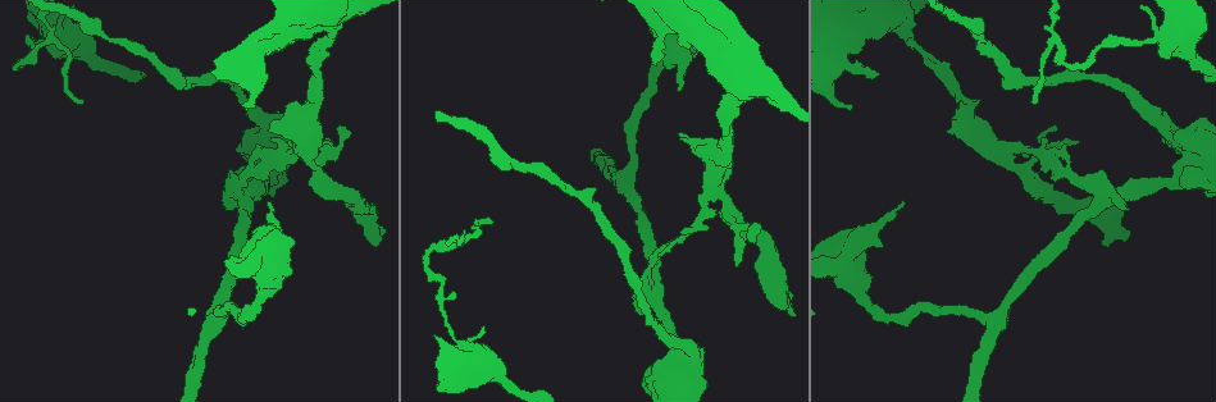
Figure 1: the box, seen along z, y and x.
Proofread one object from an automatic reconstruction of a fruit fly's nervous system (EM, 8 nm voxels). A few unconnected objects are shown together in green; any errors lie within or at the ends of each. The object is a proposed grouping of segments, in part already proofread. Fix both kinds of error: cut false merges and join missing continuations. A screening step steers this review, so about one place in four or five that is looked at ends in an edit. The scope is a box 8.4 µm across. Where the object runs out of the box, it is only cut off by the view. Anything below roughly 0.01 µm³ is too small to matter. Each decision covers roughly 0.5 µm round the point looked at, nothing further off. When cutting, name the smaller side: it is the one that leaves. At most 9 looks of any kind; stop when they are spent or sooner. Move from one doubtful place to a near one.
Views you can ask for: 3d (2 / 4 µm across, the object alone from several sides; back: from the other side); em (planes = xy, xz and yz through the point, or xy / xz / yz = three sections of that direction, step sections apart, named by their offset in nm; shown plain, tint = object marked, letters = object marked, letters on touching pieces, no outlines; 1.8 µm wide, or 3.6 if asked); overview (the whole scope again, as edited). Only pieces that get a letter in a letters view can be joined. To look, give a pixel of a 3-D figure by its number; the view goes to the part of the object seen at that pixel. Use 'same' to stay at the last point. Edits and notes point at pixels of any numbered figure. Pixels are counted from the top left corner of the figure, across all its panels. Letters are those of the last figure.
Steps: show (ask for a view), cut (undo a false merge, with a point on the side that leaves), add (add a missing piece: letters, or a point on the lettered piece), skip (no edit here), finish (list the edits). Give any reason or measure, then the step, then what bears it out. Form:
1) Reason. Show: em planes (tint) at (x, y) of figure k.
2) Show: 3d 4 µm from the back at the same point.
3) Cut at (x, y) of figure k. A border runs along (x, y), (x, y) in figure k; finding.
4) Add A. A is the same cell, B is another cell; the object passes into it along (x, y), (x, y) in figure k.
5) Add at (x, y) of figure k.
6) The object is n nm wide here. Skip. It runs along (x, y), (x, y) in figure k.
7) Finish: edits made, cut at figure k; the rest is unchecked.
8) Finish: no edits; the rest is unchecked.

Sudden change in width. Show: em 3.6 µm planes (letters) at (782, 297) of figure 1.

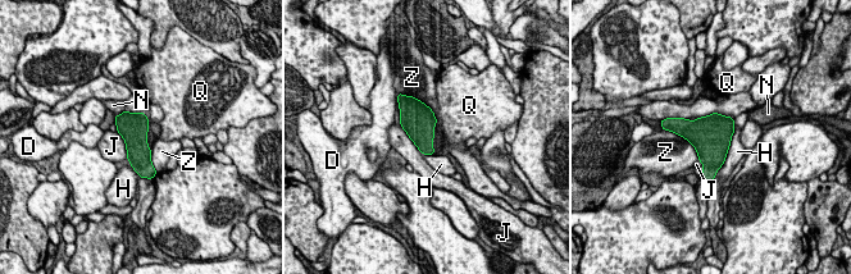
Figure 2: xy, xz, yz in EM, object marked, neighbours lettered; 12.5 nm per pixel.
The object is 360 nm wide here. Skip. D, H, J, N, Q and Z are other cells; a border runs along (400, 124), (423, 154) in figure 2; continuous, no second cell.

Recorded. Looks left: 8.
Show: em 3.6 µm planes (letters) at (876, 74) of figure 1.

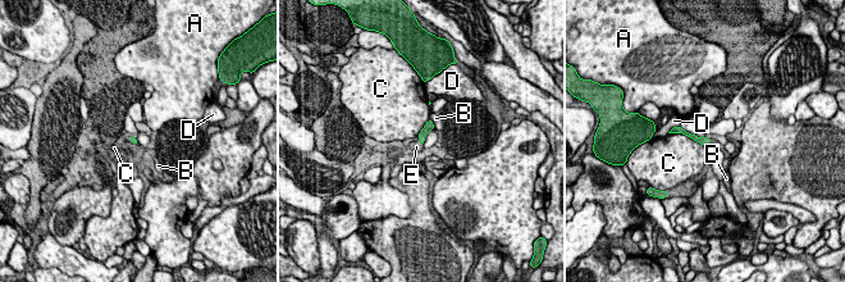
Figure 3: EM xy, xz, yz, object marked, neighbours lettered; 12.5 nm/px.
Add E. E is the same cell, A, B, C and D are other cells; the object passes into it along (429, 126), (420, 142), (415, 145) in figure 3; the cell continues.

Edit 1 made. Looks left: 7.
Show: overview.

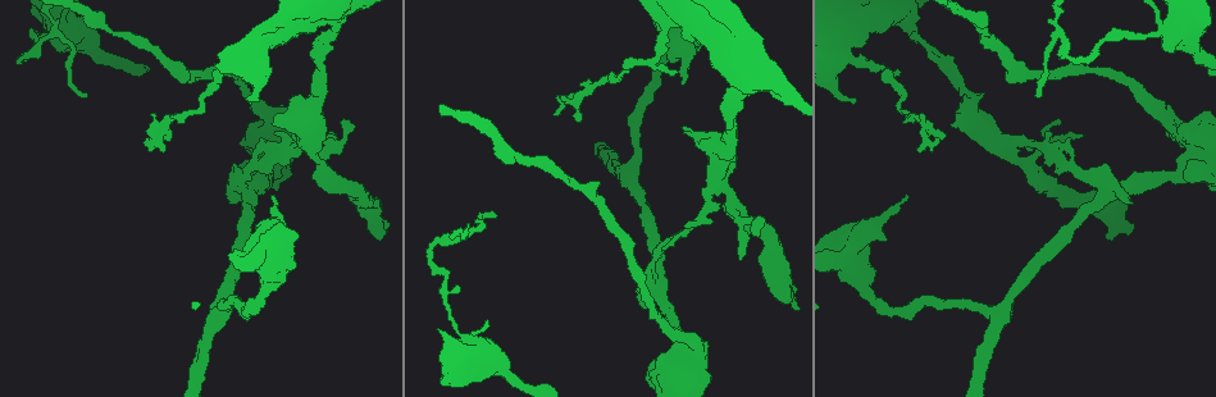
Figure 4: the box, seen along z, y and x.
Thin end. Show: em xy step 16 (plain) at (456, 286) of figure 4.

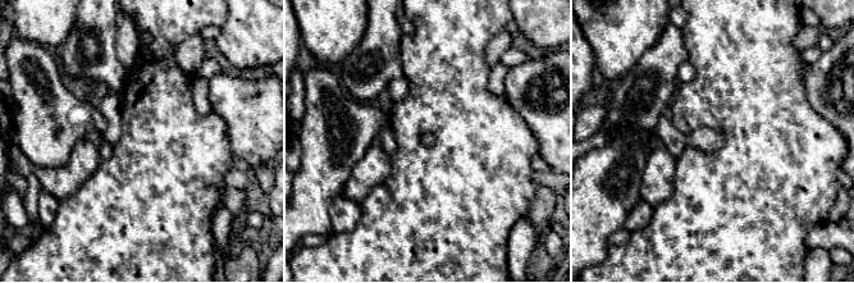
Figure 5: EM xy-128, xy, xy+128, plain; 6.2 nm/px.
Show: em xy step 16 (letters) at the same point.

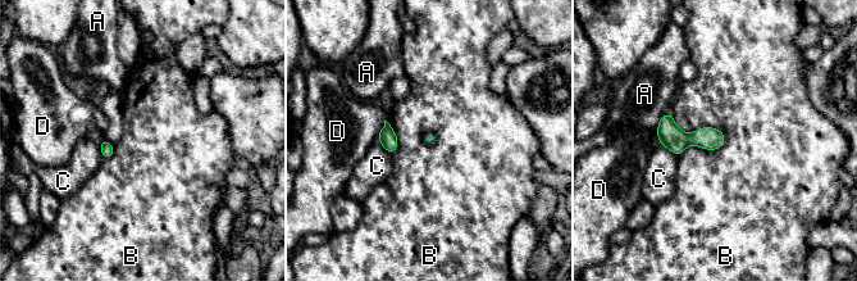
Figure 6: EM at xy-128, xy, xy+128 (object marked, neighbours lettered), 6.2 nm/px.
The object is 70 nm wide here. Skip. A, B, C and D are other cells; it runs along (660, 128), (674, 139), (721, 141) in figure 6; none of them fits.

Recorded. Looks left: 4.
Tapers out. Show: 3d 4 µm at (945, 137) of figure 4.

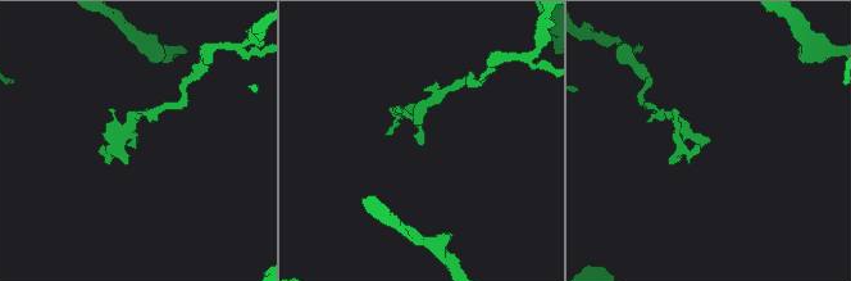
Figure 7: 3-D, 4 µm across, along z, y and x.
Need the tissue. Show: em planes (letters) at (136, 141) of figure 7.

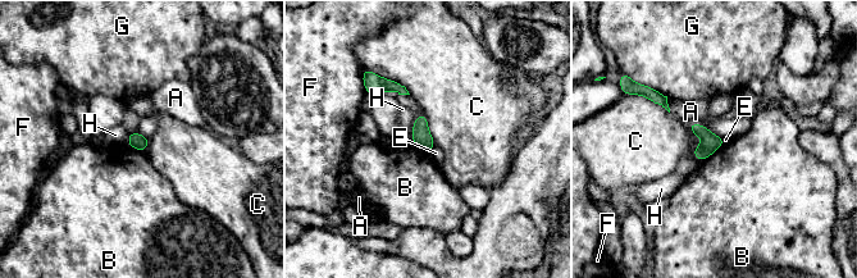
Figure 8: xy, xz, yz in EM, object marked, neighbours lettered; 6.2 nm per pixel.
The object is 100 nm wide here. Skip. A, B, C, E, F, G and H are other cells; a border runs along (434, 145), (429, 153) in figure 8; none of them fits.

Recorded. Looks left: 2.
Finish: edits made, add at figure 3; the rest is unchecked.

